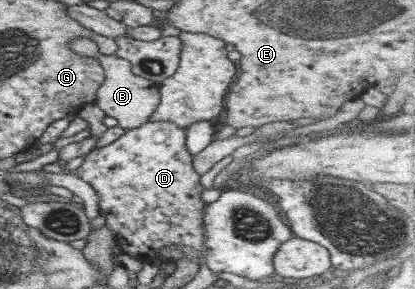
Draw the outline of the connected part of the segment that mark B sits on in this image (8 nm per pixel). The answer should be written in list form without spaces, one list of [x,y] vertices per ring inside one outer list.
[[[115,55],[98,58],[100,67],[103,69],[103,81],[95,92],[93,105],[96,106],[100,115],[111,116],[117,120],[117,126],[123,130],[130,130],[145,124],[148,116],[154,112],[159,102],[159,87],[152,81],[135,76],[131,72],[128,60]]]

